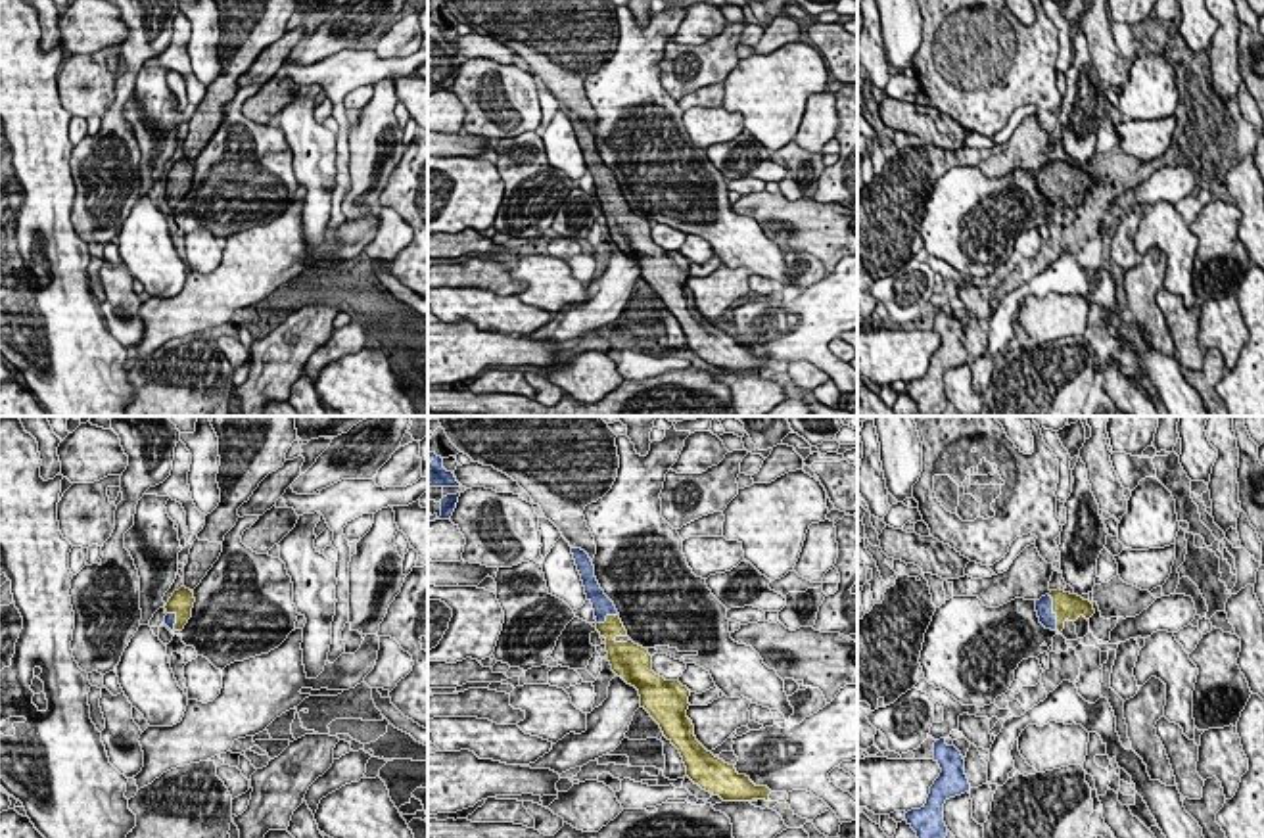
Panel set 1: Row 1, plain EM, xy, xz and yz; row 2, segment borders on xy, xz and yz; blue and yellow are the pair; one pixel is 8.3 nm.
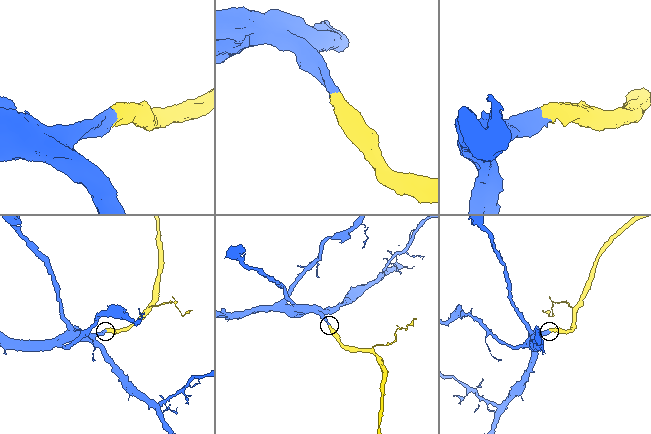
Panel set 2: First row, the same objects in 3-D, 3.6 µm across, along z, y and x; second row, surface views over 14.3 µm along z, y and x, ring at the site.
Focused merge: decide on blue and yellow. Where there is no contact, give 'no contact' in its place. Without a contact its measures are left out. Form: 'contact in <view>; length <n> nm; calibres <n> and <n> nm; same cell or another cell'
contact in yz; length 320 nm; calibres 160 and 220 nm; same cell

